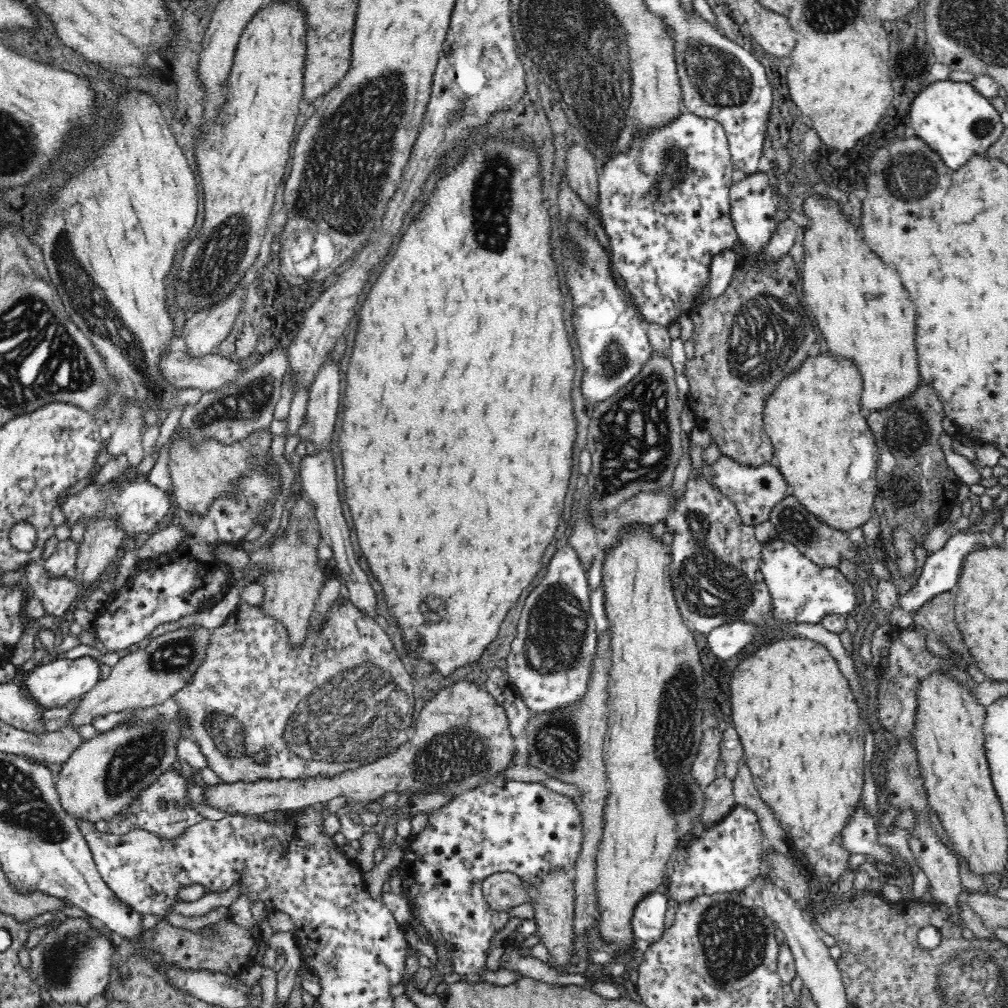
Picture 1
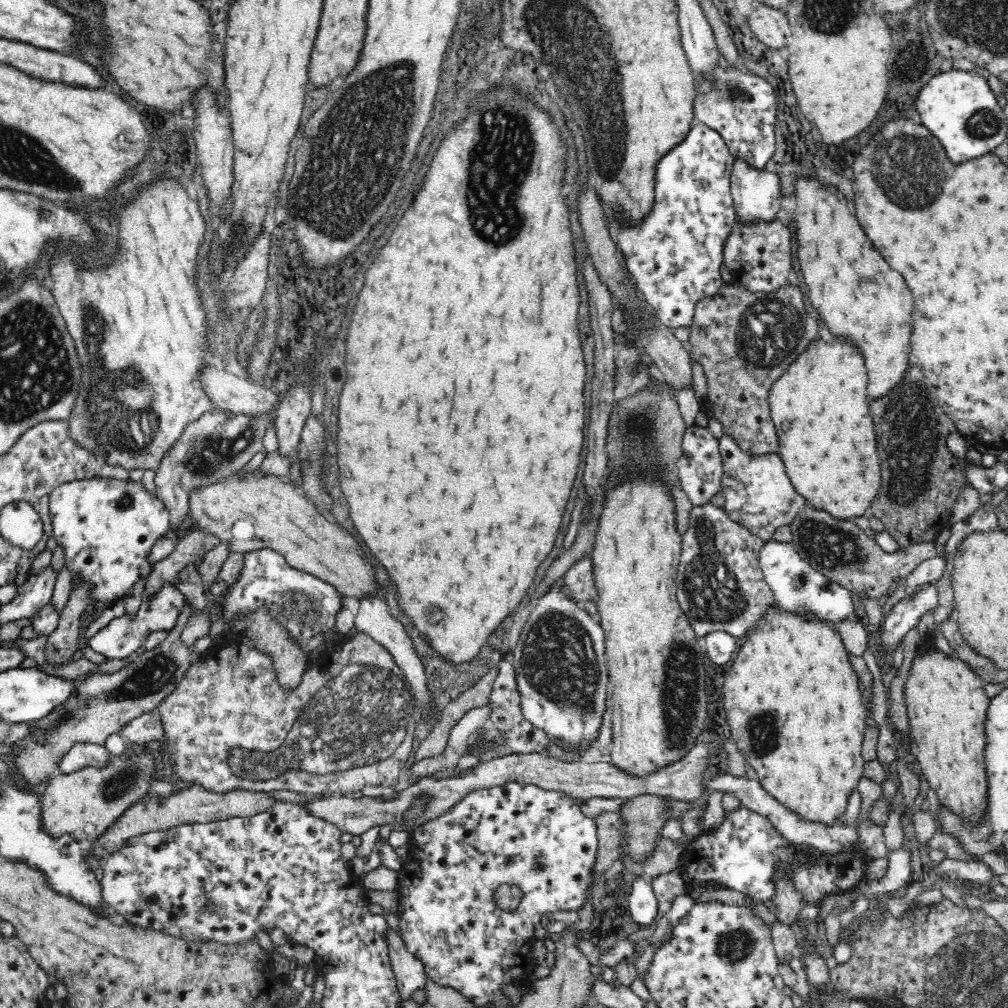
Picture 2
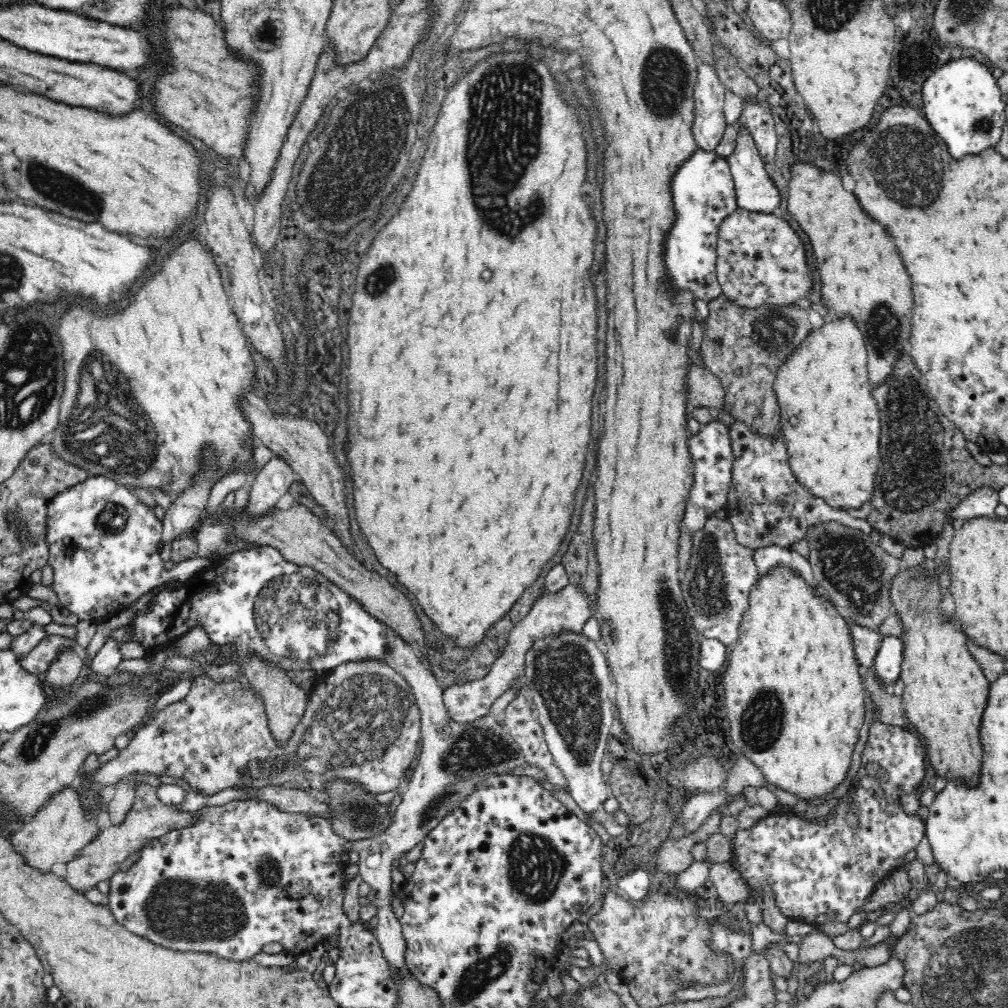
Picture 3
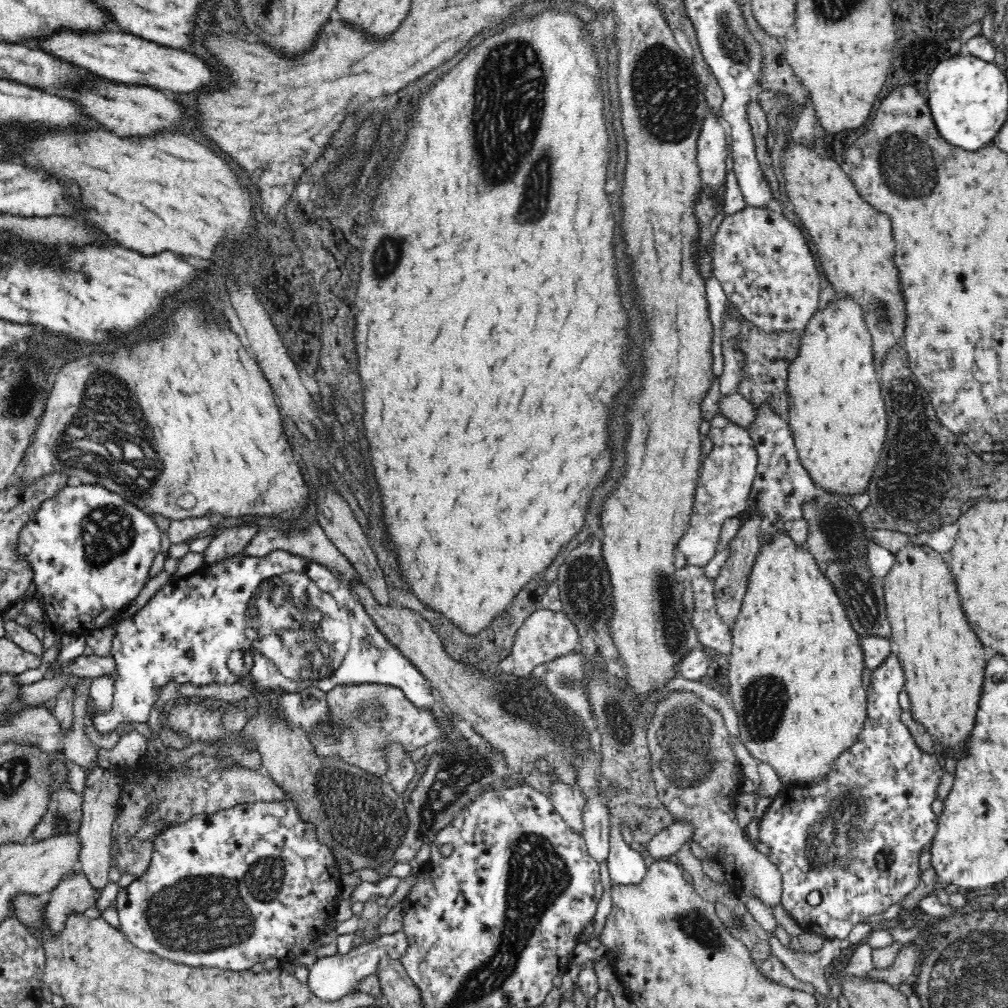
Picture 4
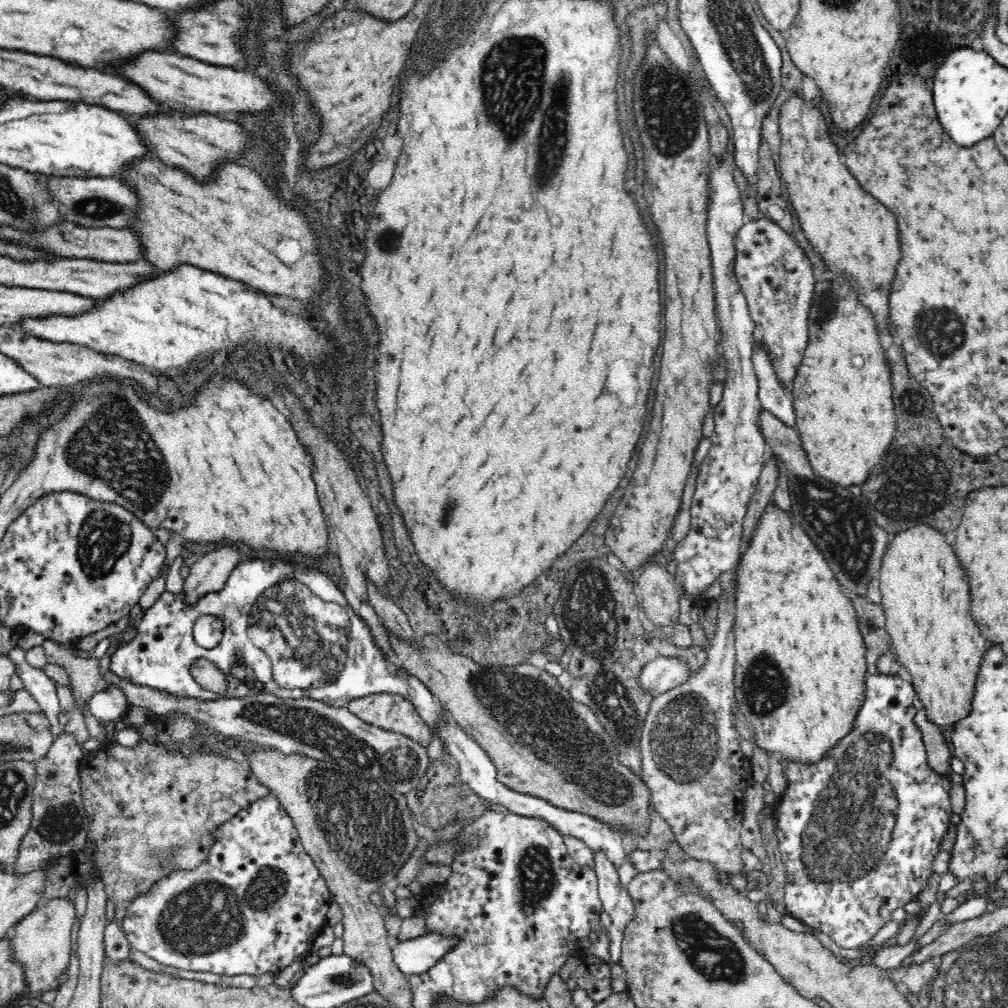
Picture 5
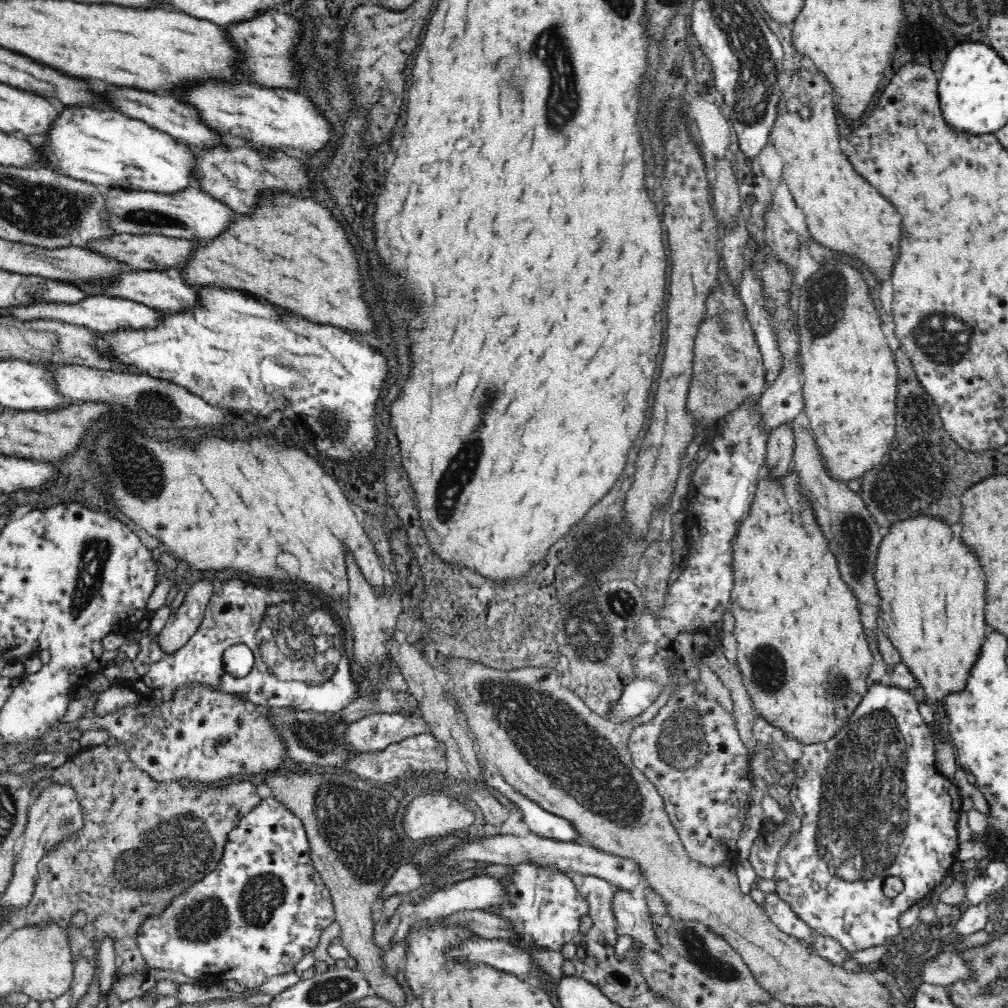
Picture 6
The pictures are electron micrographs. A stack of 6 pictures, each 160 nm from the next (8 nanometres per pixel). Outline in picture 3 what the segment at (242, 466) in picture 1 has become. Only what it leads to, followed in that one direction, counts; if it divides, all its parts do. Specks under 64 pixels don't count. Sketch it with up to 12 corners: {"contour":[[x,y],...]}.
{"contour":[[306,506],[237,517],[230,536],[314,568],[428,665],[410,600]]}

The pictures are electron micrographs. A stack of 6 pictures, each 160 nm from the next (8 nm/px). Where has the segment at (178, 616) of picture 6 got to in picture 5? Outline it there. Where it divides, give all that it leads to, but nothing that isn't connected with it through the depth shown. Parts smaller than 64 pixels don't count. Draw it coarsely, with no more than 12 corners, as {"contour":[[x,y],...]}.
{"contour":[[226,544],[198,559],[184,582],[184,605],[222,590],[240,558]]}

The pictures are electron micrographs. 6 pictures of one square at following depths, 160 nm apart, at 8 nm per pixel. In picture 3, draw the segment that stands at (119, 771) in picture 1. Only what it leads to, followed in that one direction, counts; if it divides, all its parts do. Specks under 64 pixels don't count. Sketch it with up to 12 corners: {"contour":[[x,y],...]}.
{"contour":[[76,787],[52,795],[8,838],[38,873],[79,856],[98,813]]}

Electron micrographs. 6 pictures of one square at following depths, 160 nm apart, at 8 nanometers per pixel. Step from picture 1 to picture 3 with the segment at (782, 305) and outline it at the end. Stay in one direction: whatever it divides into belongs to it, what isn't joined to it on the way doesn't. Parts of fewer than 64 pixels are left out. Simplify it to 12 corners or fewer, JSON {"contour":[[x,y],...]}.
{"contour":[[709,302],[702,362],[735,419],[781,432],[774,381],[806,305]]}

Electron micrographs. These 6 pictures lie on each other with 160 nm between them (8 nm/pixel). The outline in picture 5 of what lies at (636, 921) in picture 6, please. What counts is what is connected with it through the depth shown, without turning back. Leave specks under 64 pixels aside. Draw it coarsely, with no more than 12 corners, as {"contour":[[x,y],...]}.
{"contour":[[594,855],[599,897],[611,917],[609,951],[621,957],[625,928],[636,904],[620,881],[617,866]]}

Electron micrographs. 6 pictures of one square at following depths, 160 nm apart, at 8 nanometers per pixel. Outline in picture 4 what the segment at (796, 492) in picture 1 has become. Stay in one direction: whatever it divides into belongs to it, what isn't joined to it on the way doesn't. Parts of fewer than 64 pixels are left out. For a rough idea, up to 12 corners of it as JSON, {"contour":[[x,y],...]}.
{"contour":[[850,296],[802,332],[788,421],[820,488],[862,494],[888,416]]}

